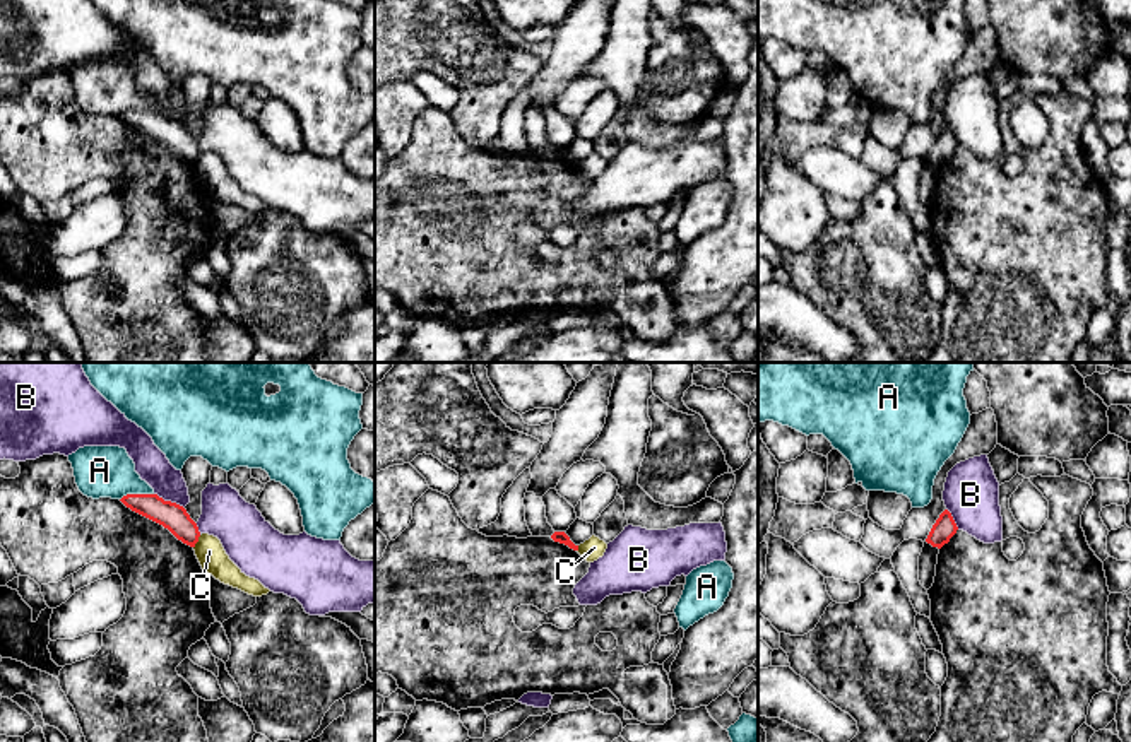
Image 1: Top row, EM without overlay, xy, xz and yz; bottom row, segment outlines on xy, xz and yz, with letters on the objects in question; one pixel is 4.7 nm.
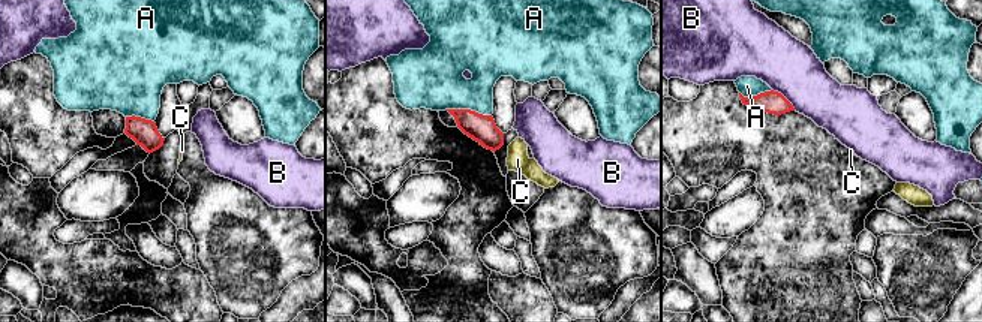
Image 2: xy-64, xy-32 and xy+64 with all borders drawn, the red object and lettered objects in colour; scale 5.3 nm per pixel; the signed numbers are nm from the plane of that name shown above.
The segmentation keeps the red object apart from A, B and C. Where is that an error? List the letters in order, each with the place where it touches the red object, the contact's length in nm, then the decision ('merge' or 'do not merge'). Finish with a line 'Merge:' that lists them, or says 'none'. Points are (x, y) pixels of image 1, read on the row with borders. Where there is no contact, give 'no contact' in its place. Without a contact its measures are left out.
A: contact xy (136, 494); length 160 nm; do not merge
B: contact xy (170, 501); length 160 nm; do not merge
C: contact xy (197, 541); length 70 nm; do not merge
Merge: none

